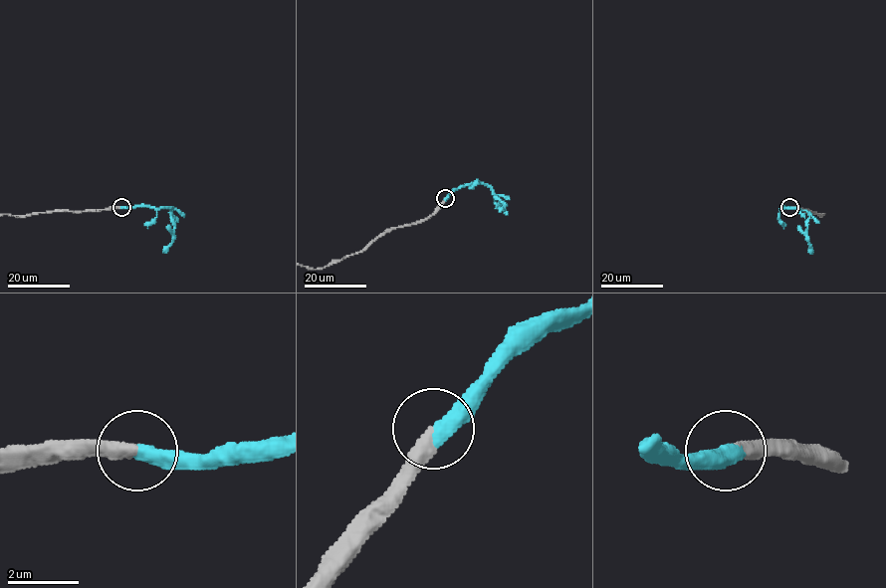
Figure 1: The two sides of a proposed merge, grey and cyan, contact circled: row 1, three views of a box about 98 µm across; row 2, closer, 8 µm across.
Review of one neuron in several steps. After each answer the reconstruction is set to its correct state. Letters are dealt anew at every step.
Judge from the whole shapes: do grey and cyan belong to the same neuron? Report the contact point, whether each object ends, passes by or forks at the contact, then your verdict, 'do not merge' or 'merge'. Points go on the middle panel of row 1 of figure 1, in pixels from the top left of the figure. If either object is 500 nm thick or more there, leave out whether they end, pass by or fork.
at (445, 198); grey ends there; cyan ends there; merge

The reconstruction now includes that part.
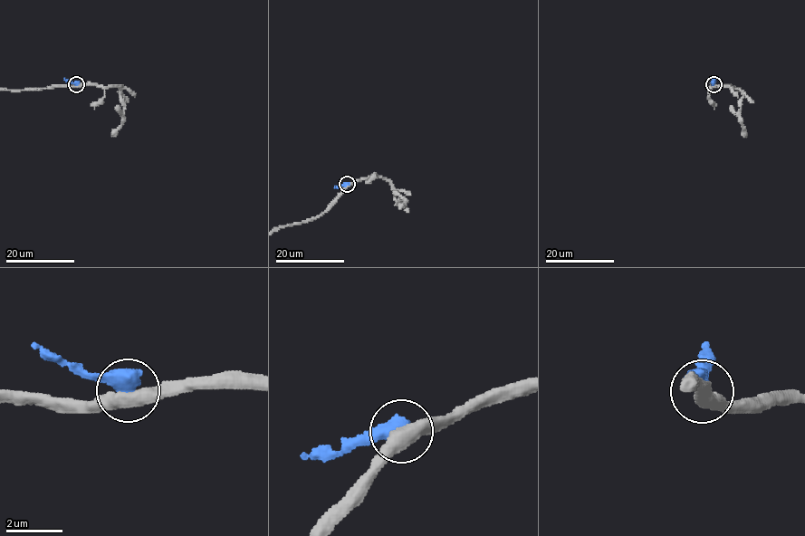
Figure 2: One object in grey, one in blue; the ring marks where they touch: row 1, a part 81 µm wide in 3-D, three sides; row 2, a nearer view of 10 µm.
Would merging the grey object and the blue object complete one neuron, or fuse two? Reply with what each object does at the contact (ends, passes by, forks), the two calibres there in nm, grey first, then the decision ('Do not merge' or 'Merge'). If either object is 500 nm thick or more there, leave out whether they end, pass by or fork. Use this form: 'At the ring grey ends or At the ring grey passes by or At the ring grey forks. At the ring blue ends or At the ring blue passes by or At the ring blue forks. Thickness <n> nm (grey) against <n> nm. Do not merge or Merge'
Thickness 480 nm (grey) against 600 nm. Do not merge

